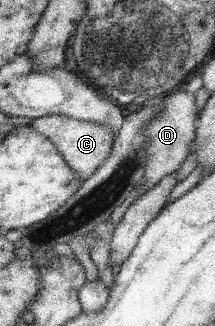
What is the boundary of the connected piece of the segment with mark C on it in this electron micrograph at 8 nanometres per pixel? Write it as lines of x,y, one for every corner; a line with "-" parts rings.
49,114
34,118
31,121
31,128
37,134
47,138
48,142
59,152
61,158
65,160
65,164
71,168
71,172
81,181
91,176
99,163
107,158
115,138
115,134
111,132
111,128
107,124
95,124
95,122
67,118
63,114

